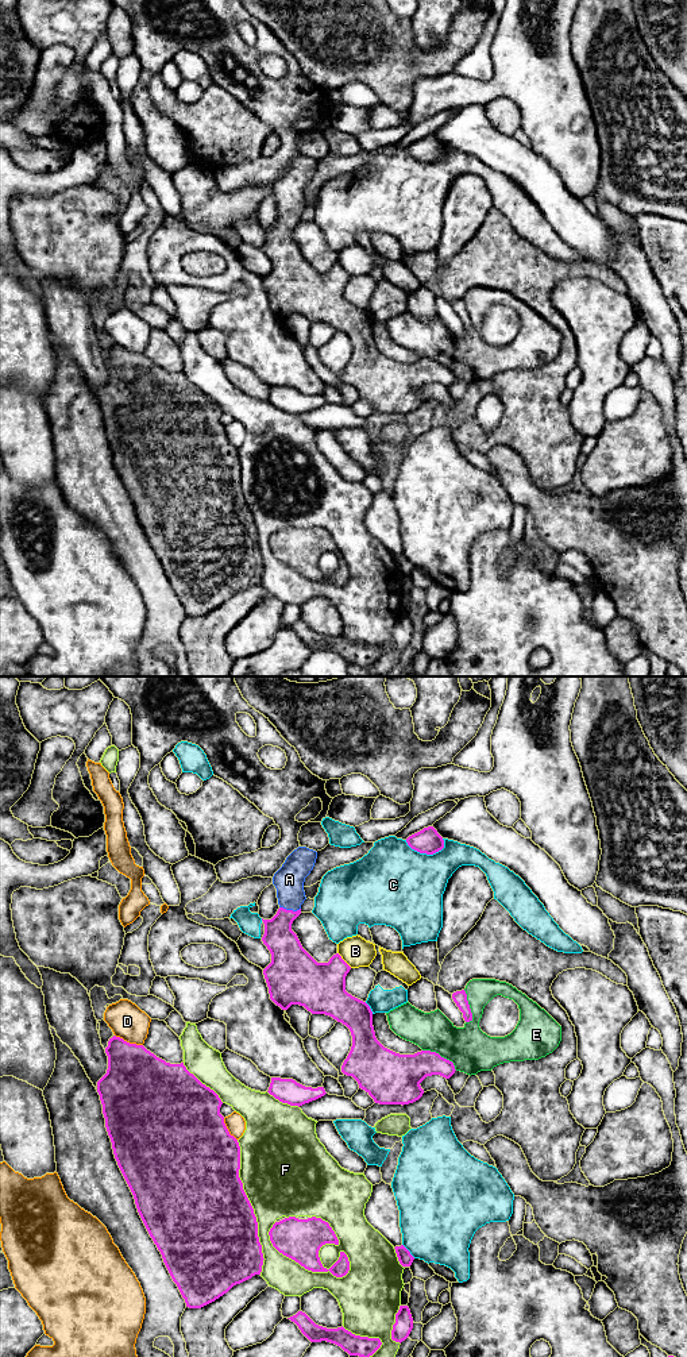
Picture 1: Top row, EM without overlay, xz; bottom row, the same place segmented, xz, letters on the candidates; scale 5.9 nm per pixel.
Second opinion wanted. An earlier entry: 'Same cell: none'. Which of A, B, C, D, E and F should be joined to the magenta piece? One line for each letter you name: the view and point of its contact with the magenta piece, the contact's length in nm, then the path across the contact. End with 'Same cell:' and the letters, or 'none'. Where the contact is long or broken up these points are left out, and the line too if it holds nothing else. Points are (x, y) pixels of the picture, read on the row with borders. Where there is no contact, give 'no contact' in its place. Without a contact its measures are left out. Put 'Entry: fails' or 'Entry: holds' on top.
Entry: fails
A: meets magenta in xz at (290, 910); contact 130 nm long; runs through xz (286, 951), (285, 916), (290, 910), (289, 879)
Same cell: A

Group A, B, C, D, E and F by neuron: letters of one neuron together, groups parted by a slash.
A / B / C / D / E / F

